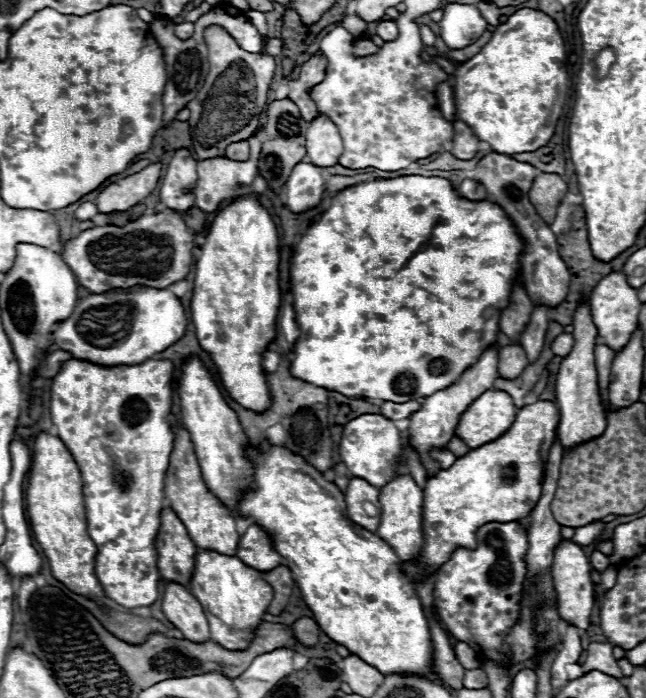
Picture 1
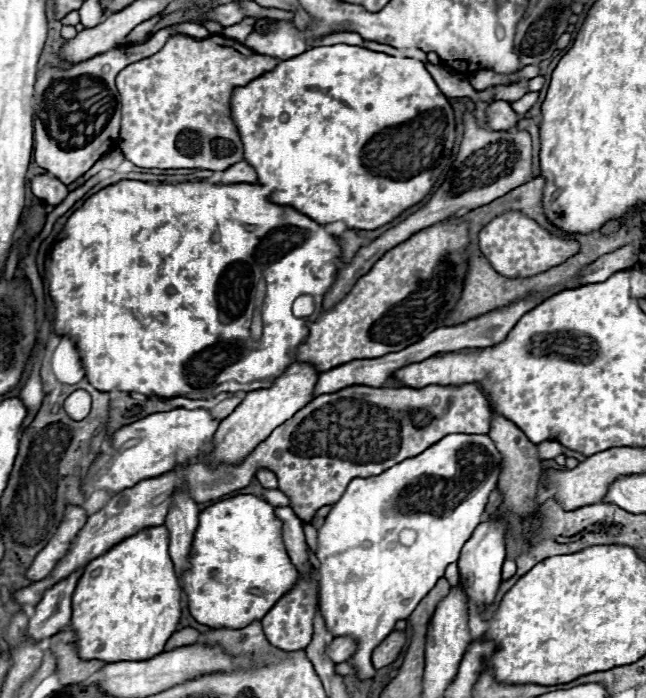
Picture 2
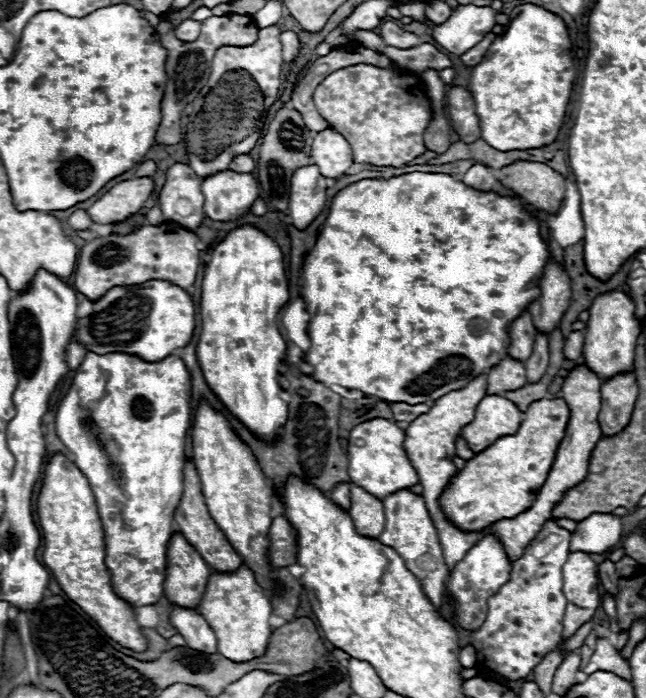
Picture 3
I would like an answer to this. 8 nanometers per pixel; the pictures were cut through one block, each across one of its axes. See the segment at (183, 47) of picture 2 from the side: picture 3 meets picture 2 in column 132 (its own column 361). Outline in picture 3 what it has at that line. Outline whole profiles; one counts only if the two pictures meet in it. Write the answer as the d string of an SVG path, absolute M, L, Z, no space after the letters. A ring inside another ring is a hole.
M396 62L388 68L356 64L328 74L314 90L314 104L320 116L346 136L356 164L402 168L428 150L424 132L432 120L432 104L426 84Z

